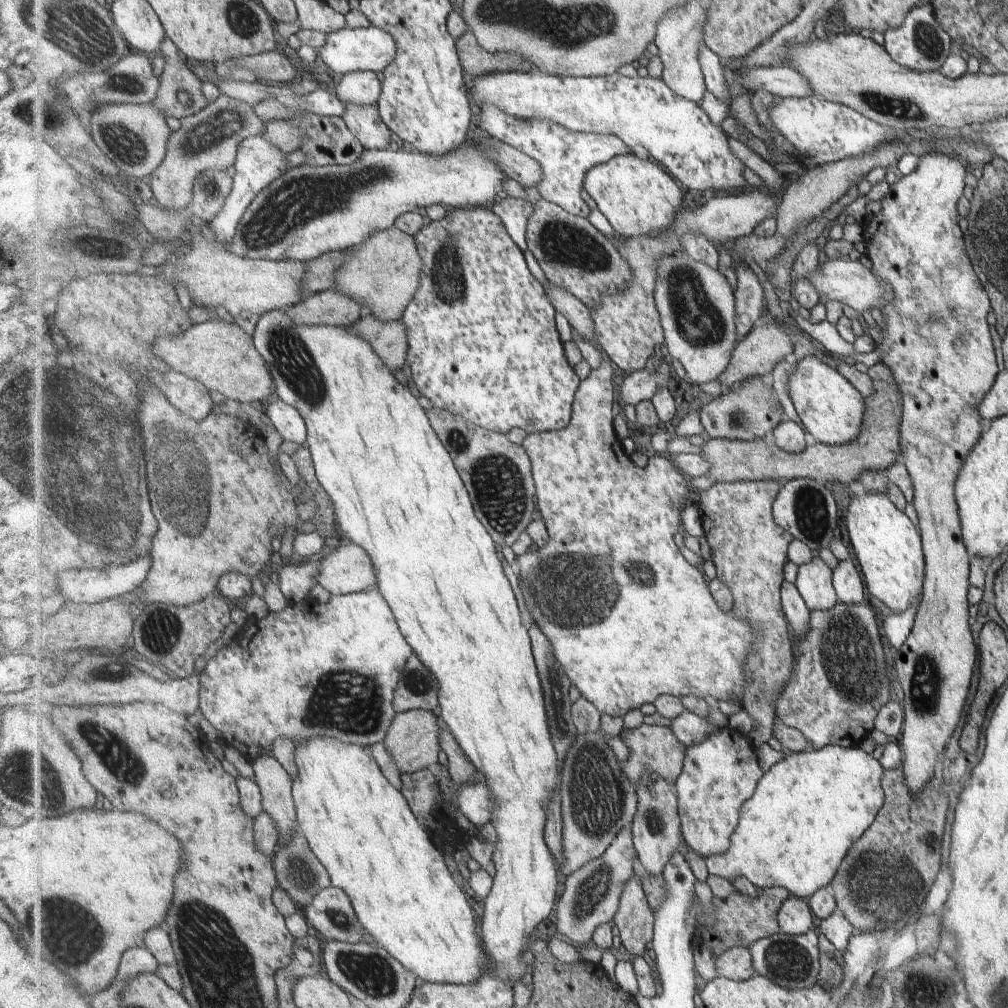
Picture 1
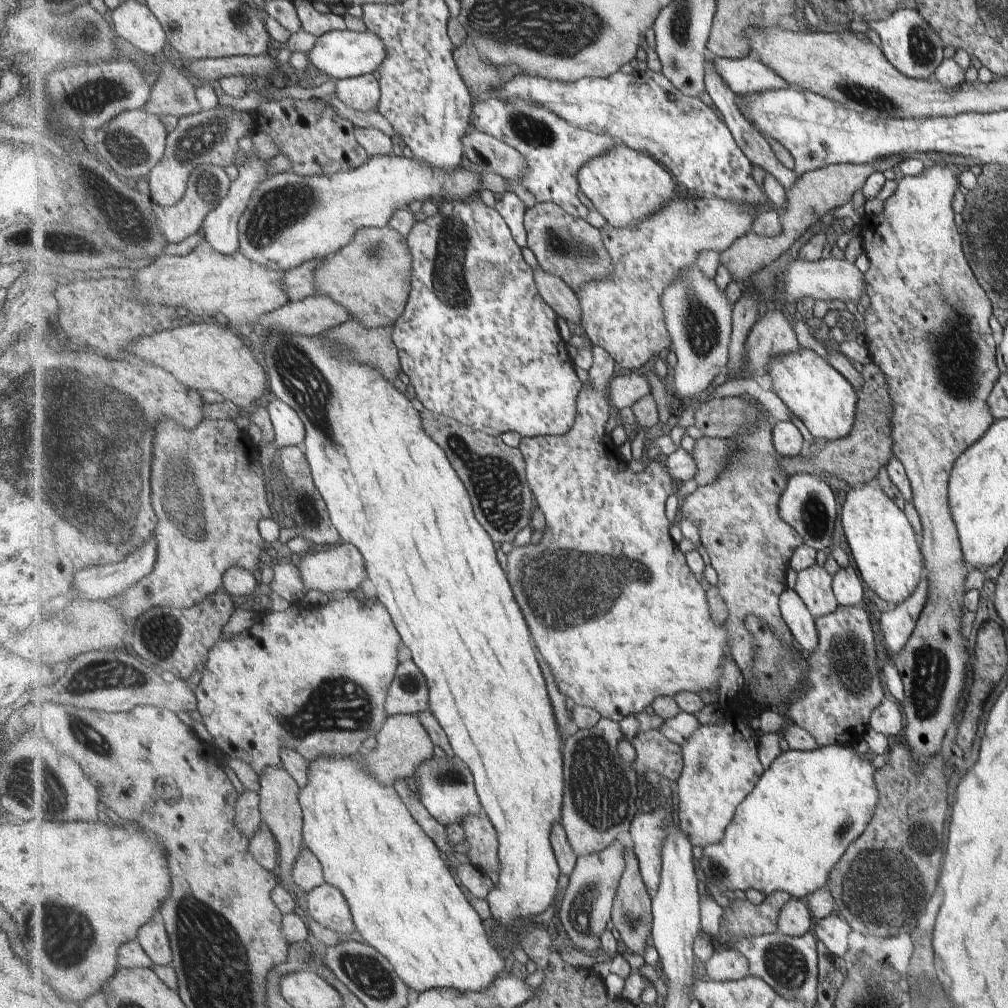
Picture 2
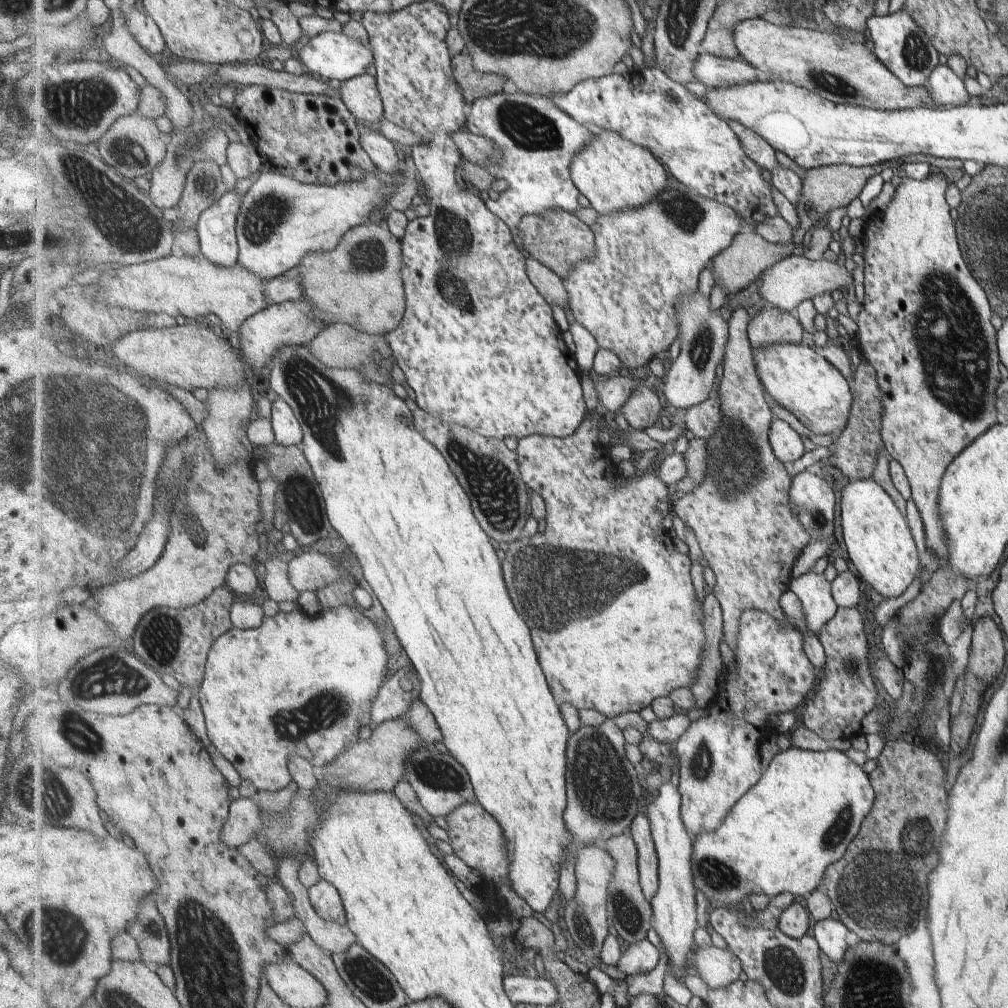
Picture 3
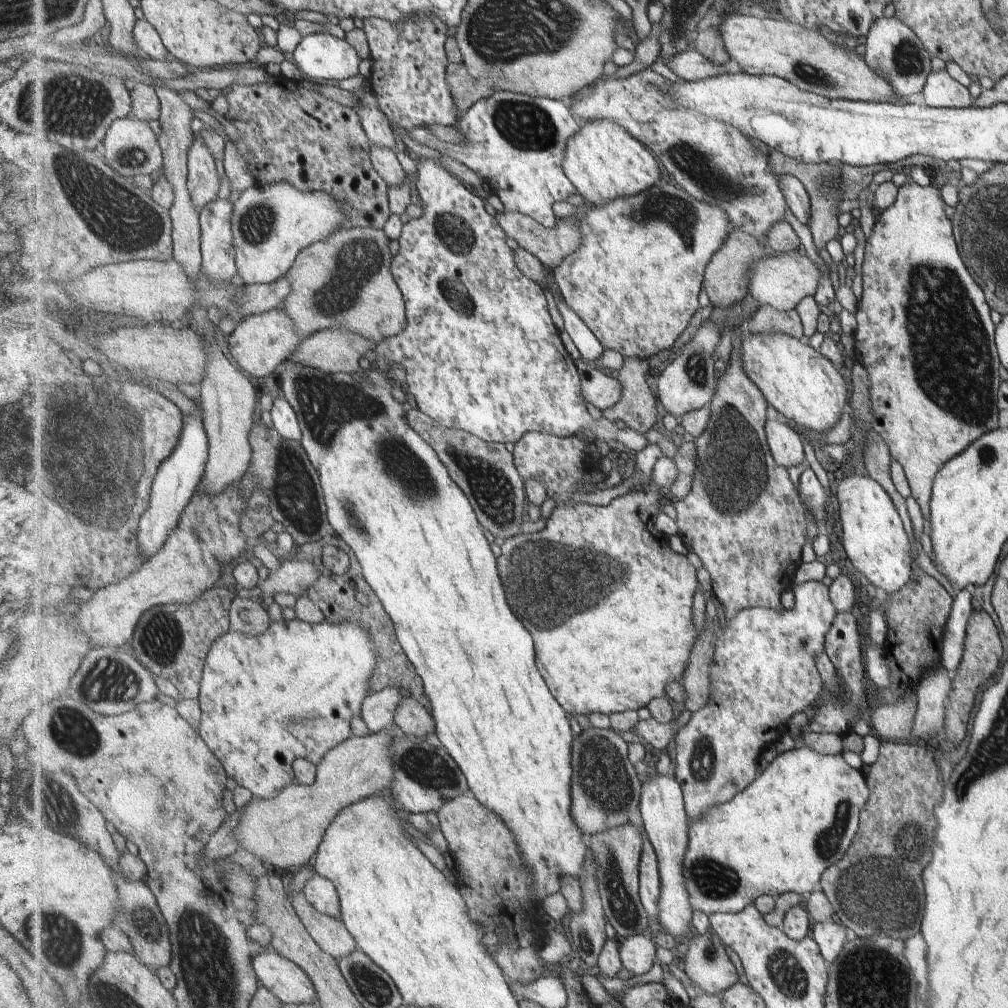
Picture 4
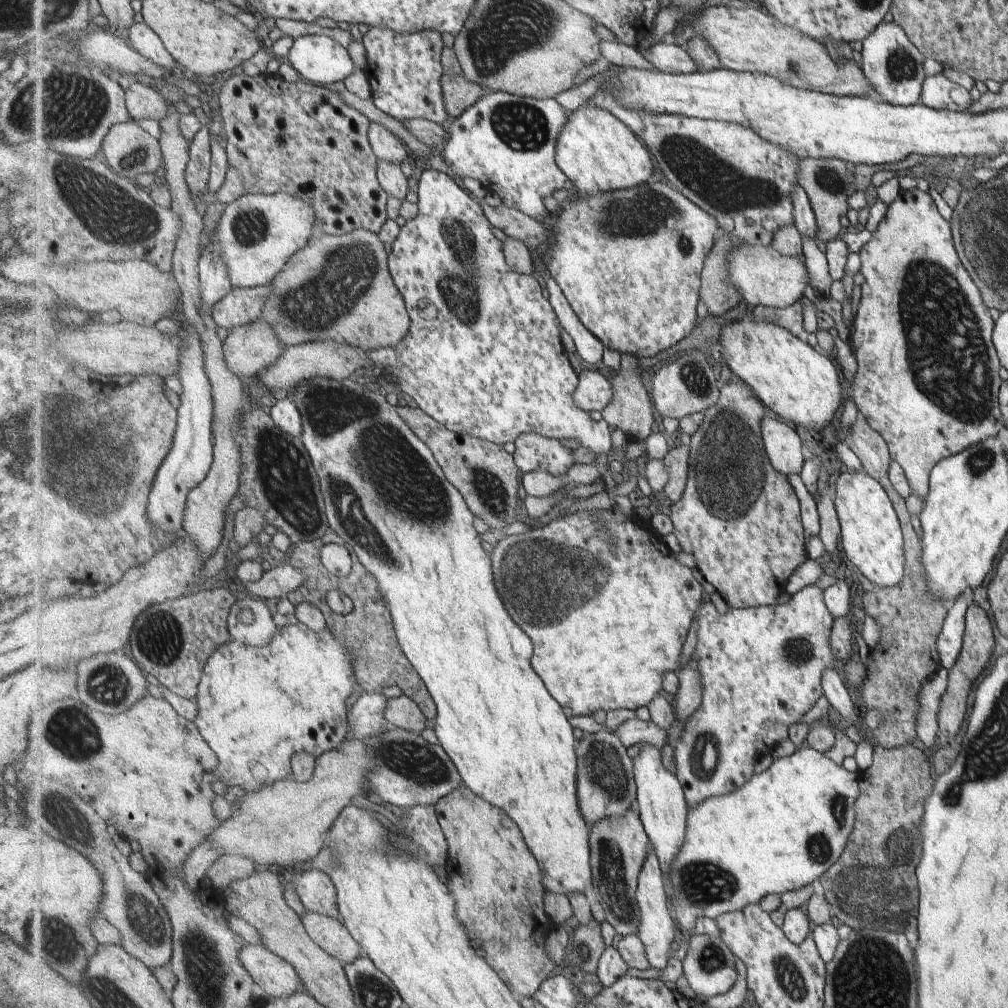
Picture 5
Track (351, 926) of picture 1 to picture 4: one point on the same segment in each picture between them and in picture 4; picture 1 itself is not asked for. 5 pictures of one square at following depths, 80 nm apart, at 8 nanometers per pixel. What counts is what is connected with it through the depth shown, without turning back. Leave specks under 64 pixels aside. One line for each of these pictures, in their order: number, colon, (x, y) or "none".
2: (326, 904)
3: (326, 899)
4: (321, 892)

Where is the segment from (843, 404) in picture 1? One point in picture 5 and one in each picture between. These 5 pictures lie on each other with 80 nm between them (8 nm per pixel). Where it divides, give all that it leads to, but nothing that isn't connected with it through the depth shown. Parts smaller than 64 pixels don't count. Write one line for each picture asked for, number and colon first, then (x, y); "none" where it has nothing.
2: (824, 400)
3: (800, 379)
4: (802, 384)
5: (804, 387)

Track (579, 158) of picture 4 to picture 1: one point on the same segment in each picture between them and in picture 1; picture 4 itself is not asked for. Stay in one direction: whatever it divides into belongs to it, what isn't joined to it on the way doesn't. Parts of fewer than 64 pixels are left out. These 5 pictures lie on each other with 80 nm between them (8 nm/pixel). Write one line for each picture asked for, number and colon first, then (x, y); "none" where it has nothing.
1: (639, 197)
2: (627, 187)
3: (614, 174)

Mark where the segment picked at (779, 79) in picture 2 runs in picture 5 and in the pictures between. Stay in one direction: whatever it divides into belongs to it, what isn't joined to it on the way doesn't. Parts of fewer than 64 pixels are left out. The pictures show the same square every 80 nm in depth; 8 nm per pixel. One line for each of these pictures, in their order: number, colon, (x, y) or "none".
3: (713, 71)
4: (692, 66)
5: (666, 58)

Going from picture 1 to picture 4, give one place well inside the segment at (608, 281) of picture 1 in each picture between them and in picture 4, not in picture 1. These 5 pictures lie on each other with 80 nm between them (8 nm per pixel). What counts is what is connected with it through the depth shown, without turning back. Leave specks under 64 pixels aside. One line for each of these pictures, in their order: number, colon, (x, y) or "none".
2: (571, 248)
3: (559, 240)
4: (553, 245)

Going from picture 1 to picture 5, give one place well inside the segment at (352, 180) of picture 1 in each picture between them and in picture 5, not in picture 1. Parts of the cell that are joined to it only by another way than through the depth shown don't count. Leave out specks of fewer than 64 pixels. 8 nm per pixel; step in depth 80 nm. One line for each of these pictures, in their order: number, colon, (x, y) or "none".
2: (292, 218)
3: (282, 220)
4: (272, 225)
5: (259, 233)

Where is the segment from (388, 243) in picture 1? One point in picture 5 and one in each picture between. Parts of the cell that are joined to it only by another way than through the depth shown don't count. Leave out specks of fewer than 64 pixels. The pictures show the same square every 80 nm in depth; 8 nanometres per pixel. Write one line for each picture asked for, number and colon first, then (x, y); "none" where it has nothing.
2: (372, 276)
3: (360, 282)
4: (350, 276)
5: (344, 281)

